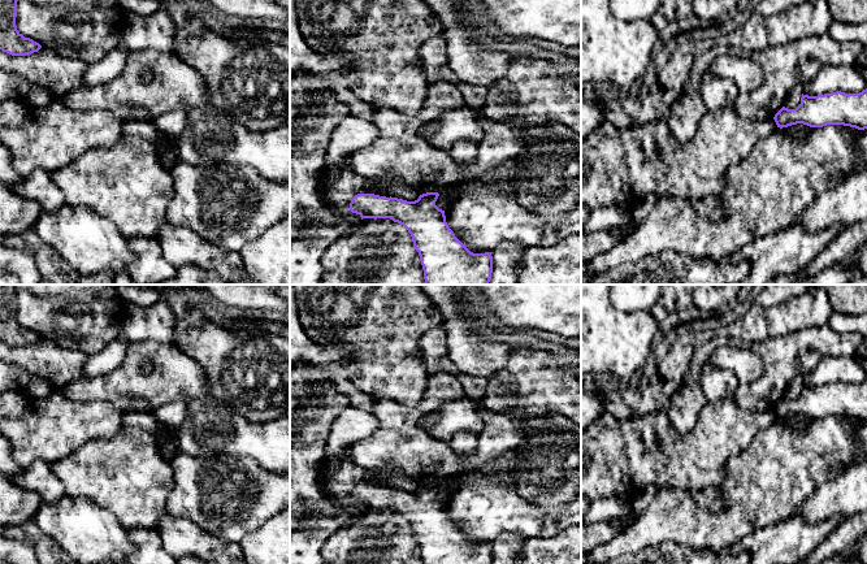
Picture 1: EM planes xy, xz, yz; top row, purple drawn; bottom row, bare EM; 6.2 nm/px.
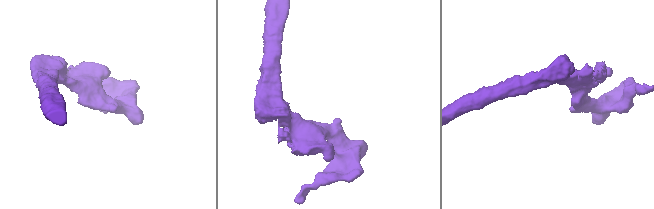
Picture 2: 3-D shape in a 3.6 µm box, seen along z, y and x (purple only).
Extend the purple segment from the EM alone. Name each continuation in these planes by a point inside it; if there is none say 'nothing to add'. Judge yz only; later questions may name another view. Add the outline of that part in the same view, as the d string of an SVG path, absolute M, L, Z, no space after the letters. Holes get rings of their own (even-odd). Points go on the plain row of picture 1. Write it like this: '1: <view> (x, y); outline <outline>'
nothing to add

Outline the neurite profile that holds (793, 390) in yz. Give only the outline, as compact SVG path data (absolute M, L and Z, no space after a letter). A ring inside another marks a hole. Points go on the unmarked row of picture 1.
M797 376L792 379L790 385L786 387L785 391L785 399L788 400L796 400L801 395L802 389L802 378Z

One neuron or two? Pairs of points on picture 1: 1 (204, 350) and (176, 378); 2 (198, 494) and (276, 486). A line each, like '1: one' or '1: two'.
1: two
2: one

